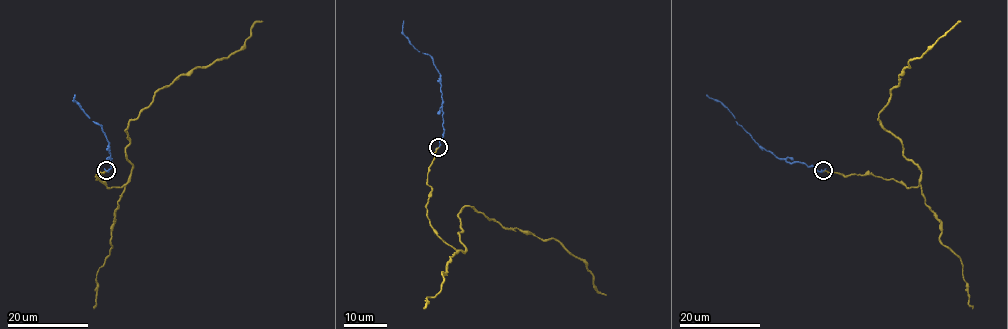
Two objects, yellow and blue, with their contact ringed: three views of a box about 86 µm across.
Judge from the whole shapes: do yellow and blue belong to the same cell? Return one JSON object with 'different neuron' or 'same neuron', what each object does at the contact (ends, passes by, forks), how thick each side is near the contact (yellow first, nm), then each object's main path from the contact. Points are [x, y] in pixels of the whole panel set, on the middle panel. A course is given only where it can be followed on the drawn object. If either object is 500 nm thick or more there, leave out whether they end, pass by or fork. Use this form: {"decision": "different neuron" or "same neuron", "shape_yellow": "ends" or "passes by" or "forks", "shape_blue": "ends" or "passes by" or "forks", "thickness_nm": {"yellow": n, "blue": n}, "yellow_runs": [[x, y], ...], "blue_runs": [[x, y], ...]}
{"decision": "same neuron", "shape_yellow": "ends", "shape_blue": "ends", "thickness_nm": {"yellow": 240, "blue": 360}, "yellow_runs": [[437, 148], [427, 217], [440, 237], [465, 251], [458, 214], [473, 206], [504, 227], [558, 240], [606, 295]], "blue_runs": [[437, 147], [444, 135], [441, 74], [431, 57], [419, 52], [404, 35], [404, 20]]}

